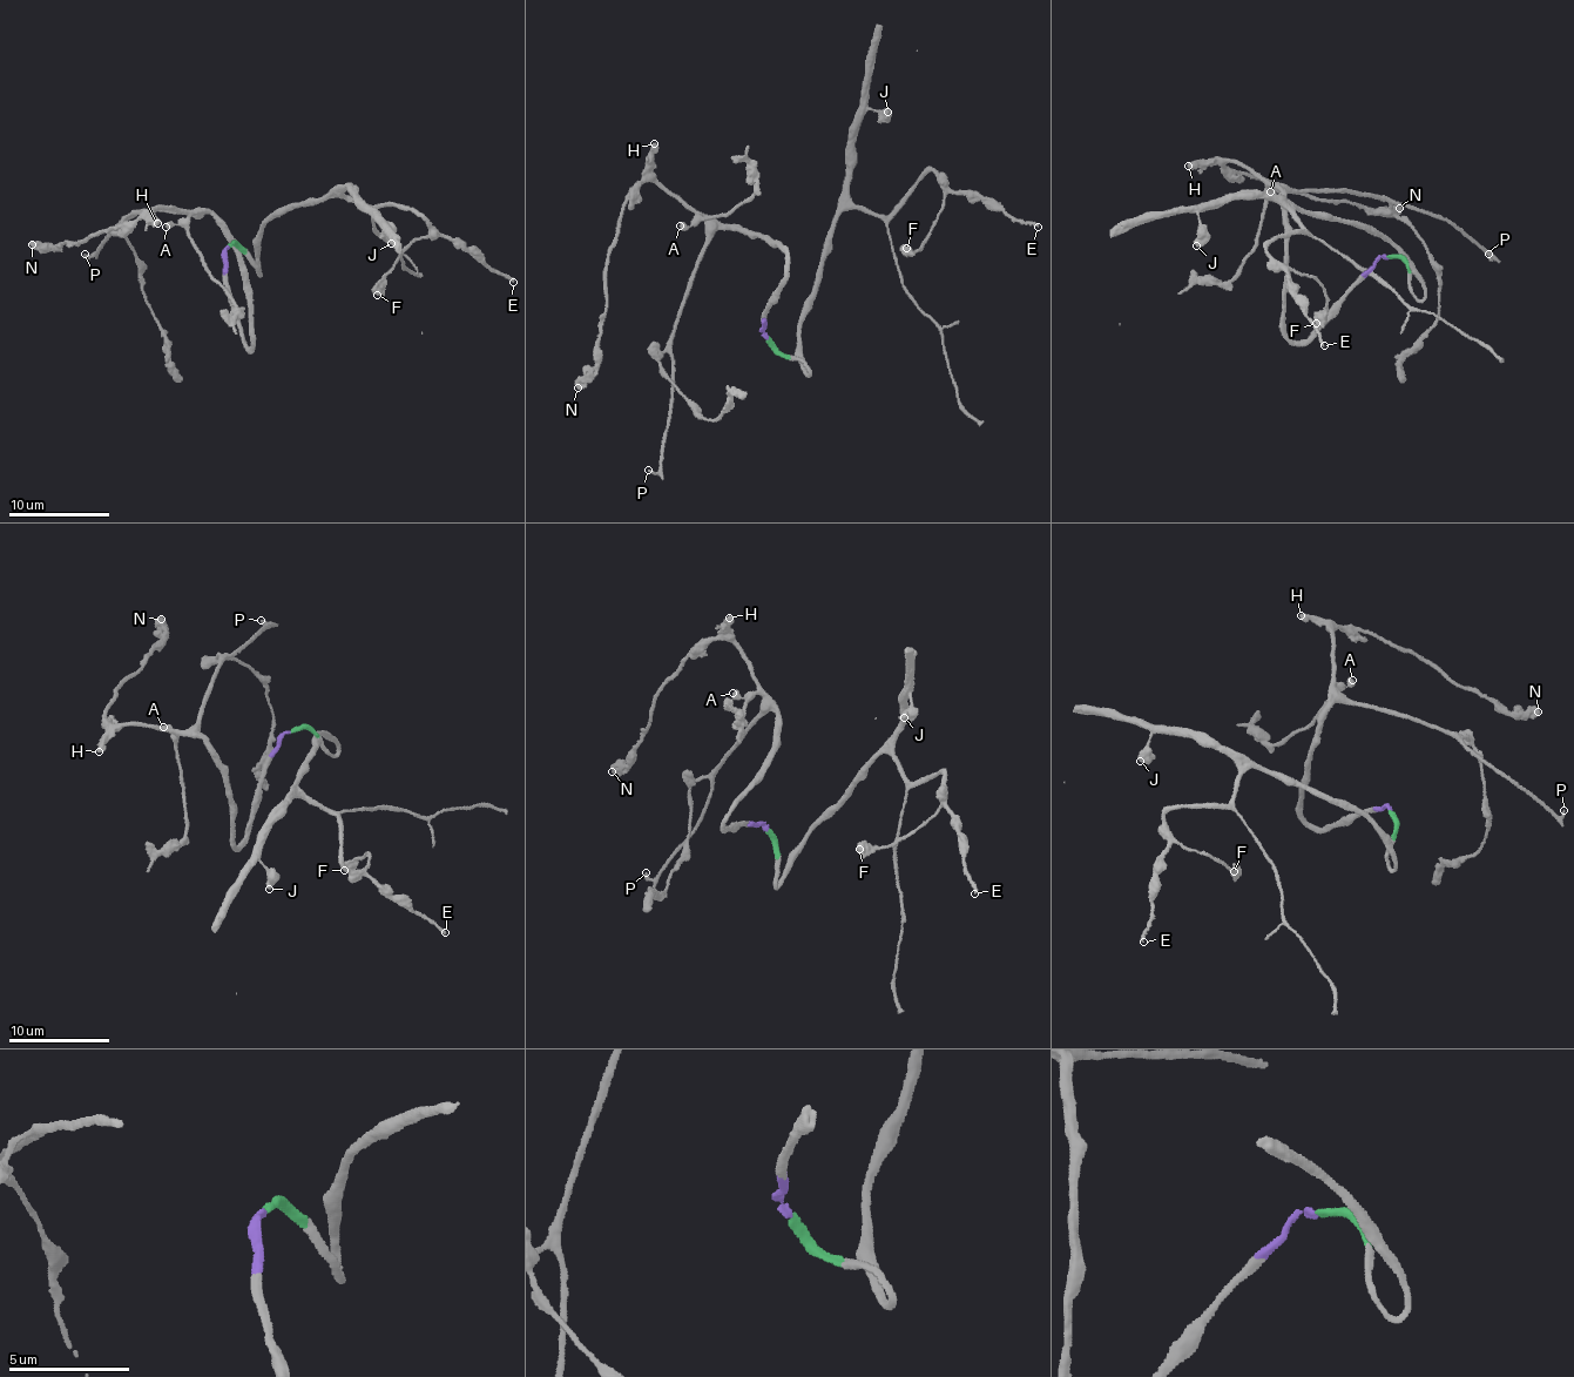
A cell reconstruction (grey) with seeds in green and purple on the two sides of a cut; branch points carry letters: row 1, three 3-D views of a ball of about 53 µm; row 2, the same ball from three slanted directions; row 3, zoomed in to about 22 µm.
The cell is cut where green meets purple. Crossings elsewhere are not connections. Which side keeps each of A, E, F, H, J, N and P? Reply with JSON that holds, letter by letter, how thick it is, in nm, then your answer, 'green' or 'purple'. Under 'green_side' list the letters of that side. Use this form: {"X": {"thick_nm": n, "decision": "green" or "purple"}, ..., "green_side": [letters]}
{"A": {"thick_nm": 440, "decision": "purple"}, "E": {"thick_nm": 240, "decision": "green"}, "F": {"thick_nm": 700, "decision": "green"}, "H": {"thick_nm": 500, "decision": "purple"}, "J": {"thick_nm": 500, "decision": "green"}, "N": {"thick_nm": 550, "decision": "purple"}, "P": {"thick_nm": 220, "decision": "purple"}, "green_side": ["E", "F", "J"]}

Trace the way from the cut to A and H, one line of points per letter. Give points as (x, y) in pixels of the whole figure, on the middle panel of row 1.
A: (767, 336), (770, 296), (785, 275), (786, 262), (777, 240), (700, 218), (689, 225), (679, 227)
H: (767, 336), (785, 252), (755, 230), (707, 222), (673, 196), (652, 171), (655, 143)

